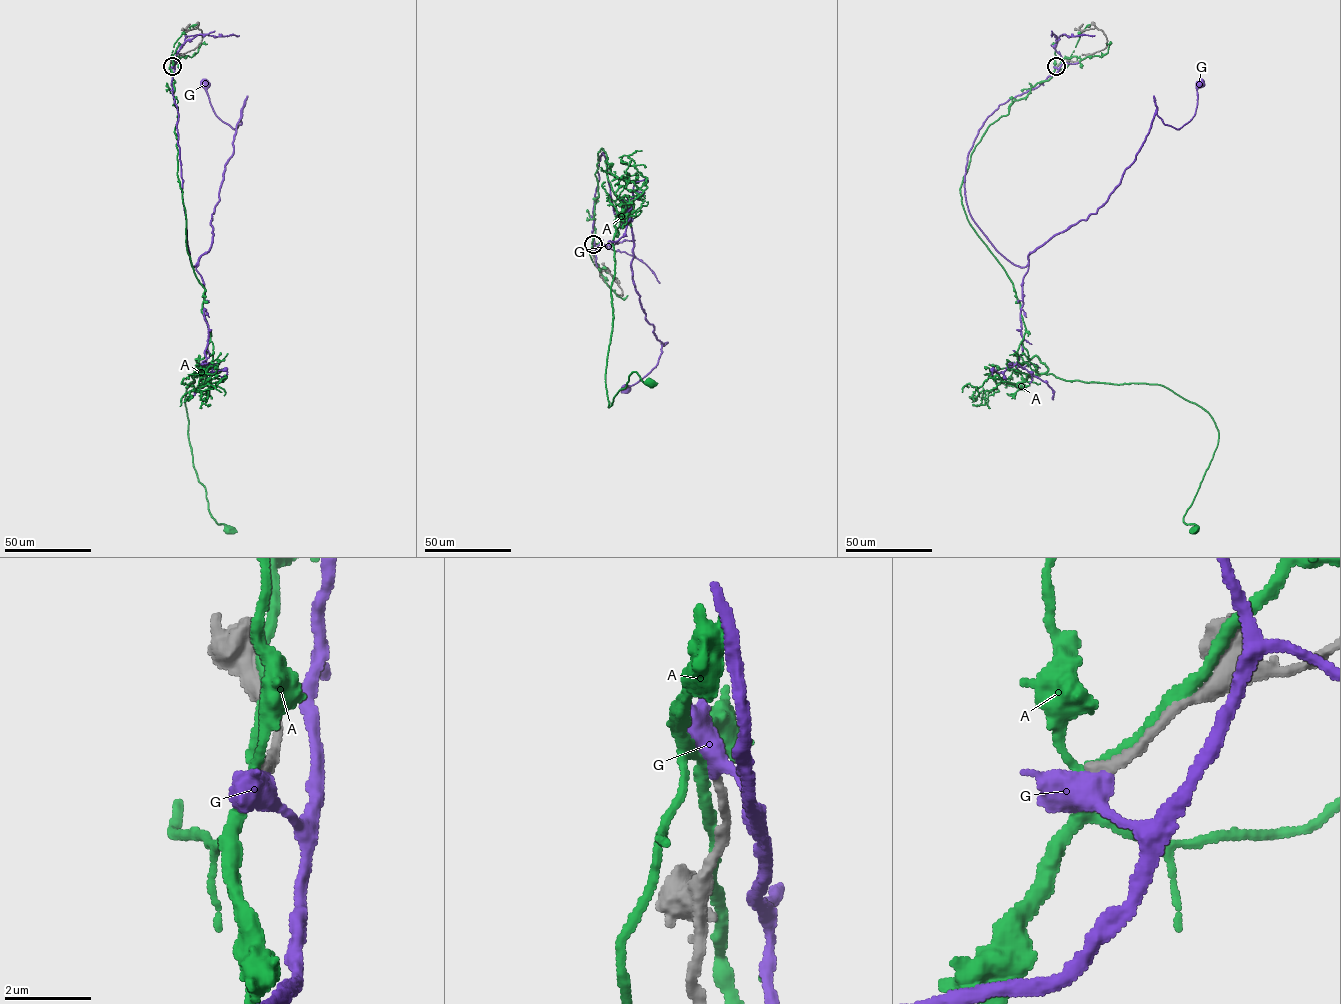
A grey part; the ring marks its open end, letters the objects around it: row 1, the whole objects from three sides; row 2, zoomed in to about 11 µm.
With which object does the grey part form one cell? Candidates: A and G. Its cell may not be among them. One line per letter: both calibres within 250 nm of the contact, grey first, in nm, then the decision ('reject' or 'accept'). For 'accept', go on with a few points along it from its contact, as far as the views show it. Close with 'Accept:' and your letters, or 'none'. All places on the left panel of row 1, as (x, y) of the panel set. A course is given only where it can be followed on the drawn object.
A: calibres 240 and 240 nm; reject
G: calibres 240 and 380 nm; reject
Accept: none

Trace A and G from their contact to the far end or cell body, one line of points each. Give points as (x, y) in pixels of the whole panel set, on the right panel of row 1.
A: (1057, 66), (975, 146), (963, 208), (1047, 374), (1164, 386), (1210, 414), (1217, 445), (1183, 517), (1195, 528)
G: (1056, 66), (987, 117), (967, 157), (970, 214), (1021, 267), (1106, 201), (1156, 112), (1189, 121), (1200, 83)

